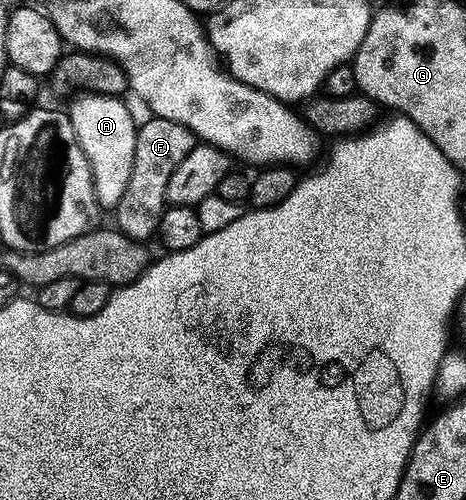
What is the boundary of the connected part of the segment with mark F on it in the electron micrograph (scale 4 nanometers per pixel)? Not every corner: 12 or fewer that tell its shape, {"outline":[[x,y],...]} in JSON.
{"outline":[[139,123],[115,225],[159,231],[171,173],[198,142],[182,124]]}

